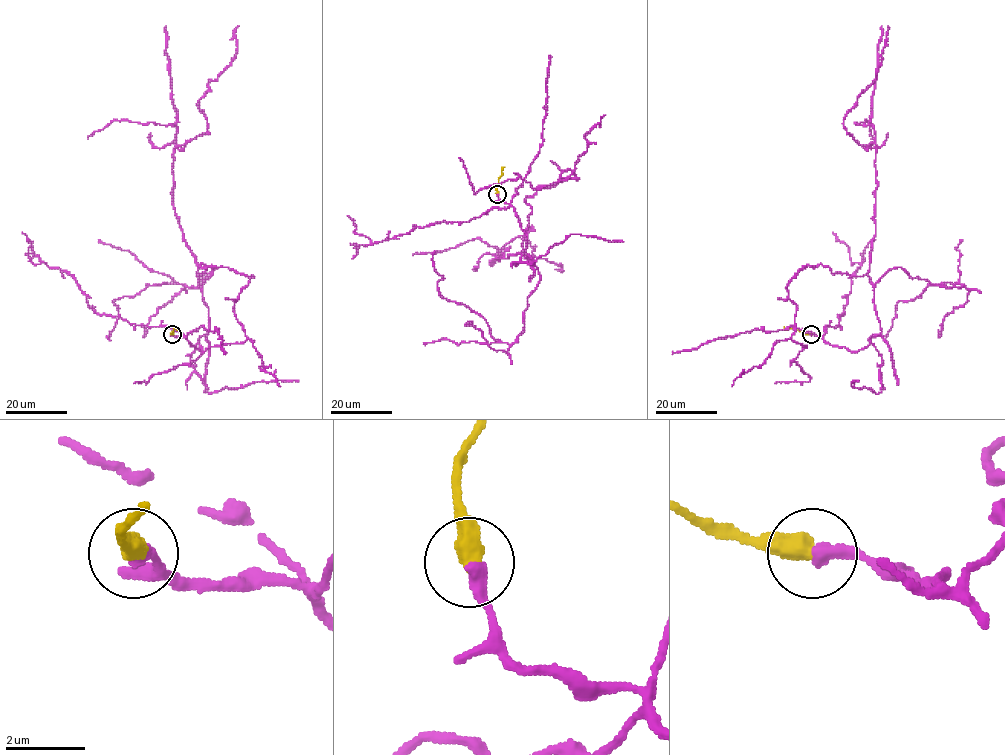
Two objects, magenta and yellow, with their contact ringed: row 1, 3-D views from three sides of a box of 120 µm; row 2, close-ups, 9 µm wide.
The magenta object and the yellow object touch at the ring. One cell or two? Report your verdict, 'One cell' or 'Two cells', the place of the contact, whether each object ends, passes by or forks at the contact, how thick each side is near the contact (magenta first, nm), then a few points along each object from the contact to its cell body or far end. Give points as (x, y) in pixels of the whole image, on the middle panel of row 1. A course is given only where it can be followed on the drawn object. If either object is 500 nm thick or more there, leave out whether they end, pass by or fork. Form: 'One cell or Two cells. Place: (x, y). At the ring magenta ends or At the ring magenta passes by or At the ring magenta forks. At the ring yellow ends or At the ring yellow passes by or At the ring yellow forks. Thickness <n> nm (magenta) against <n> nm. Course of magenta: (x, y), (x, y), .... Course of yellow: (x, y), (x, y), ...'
Two cells. Place: (497, 194). Thickness 380 nm (magenta) against 500 nm. Course of magenta: (497, 194), (533, 264), (525, 198), (575, 175), (474, 193), (459, 158). Course of yellow: (497, 194), (501, 166)

